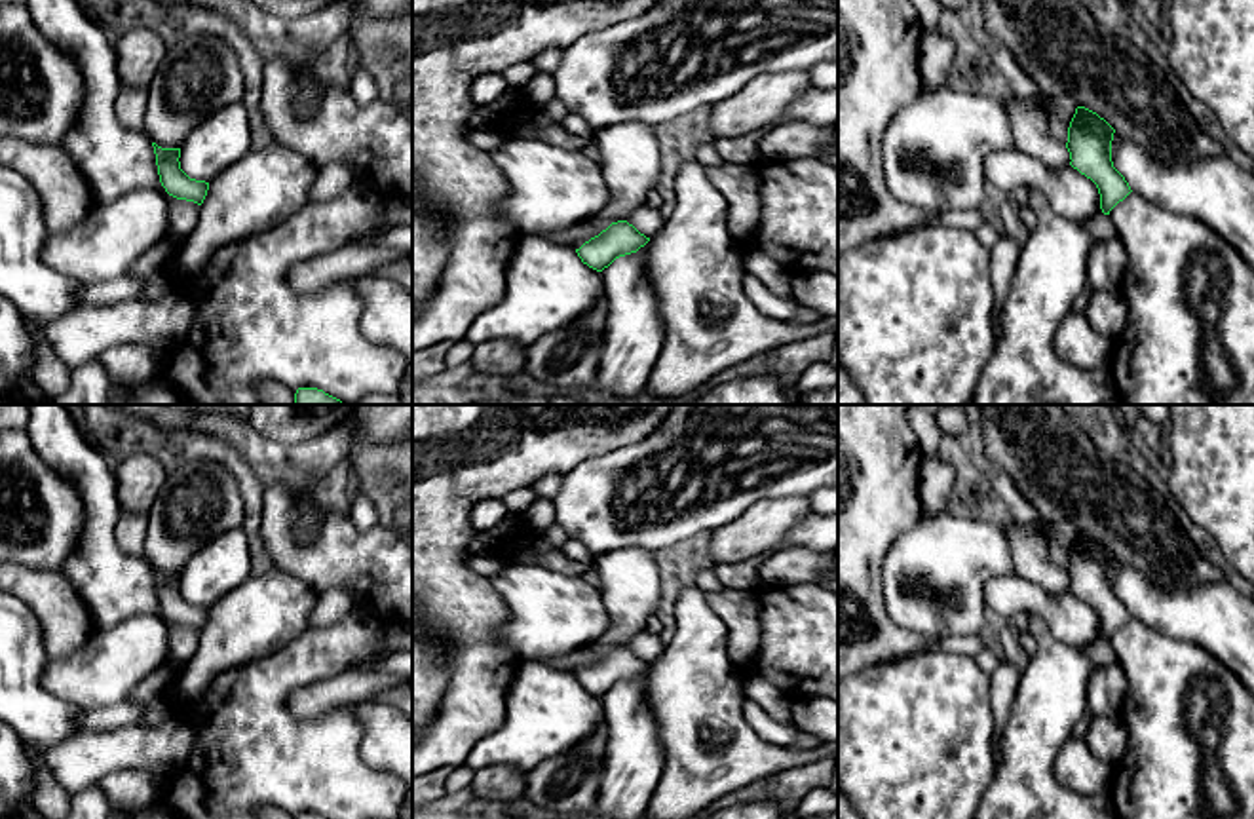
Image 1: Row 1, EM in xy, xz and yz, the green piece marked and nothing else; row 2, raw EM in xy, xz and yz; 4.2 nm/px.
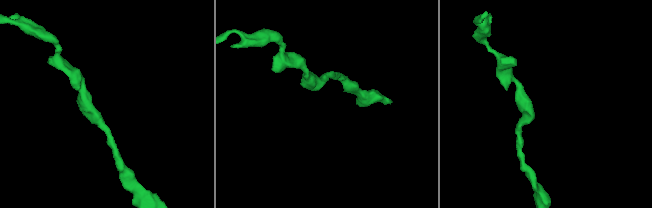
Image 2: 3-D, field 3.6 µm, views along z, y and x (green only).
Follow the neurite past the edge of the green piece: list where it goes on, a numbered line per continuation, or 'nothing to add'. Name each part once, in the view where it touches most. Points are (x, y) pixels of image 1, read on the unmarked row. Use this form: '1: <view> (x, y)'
nothing to add

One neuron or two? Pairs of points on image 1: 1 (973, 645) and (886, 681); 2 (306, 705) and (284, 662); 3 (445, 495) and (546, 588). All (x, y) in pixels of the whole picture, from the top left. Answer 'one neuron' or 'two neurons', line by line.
1: two neurons
2: two neurons
3: two neurons

